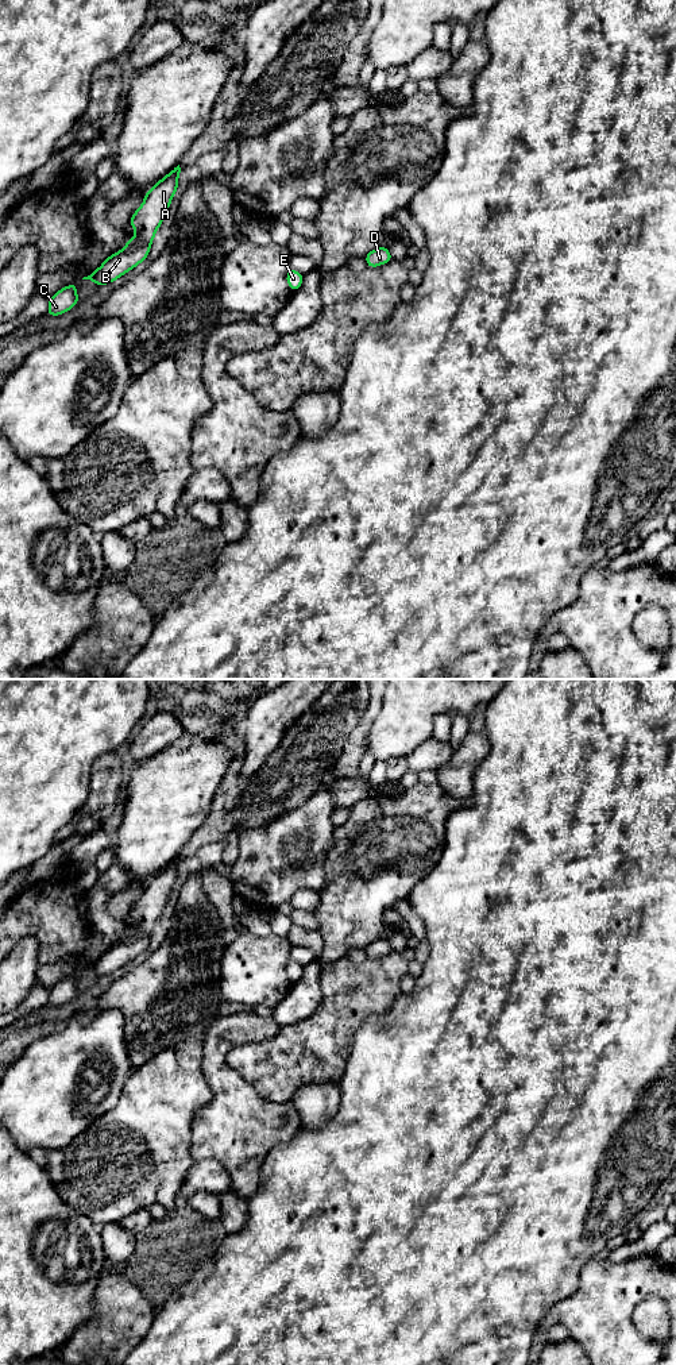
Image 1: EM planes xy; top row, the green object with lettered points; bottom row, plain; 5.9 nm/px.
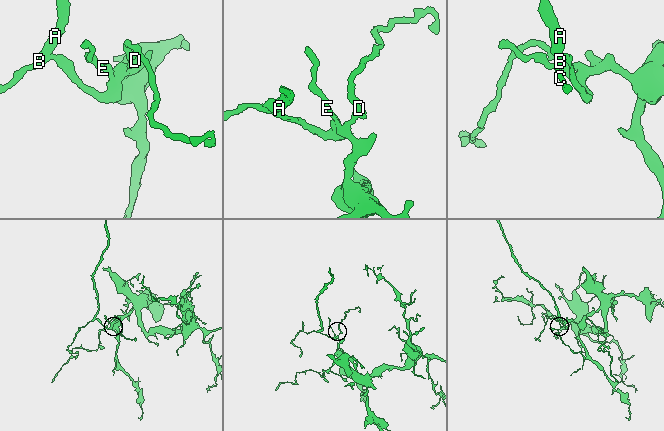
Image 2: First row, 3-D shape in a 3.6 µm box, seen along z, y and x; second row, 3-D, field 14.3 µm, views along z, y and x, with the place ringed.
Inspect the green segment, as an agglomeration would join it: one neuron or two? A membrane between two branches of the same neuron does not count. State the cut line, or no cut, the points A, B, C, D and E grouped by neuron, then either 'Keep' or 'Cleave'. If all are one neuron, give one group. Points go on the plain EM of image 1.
Split along xy (150, 933), (126, 940). Groups: A / B C D E. Cleave

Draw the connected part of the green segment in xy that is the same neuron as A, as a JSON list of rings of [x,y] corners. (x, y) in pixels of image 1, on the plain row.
[[[178,856],[144,884],[144,892],[130,911],[135,921],[135,929],[125,933],[125,940],[152,934],[154,928],[170,898],[173,887],[178,880],[179,864],[181,859]]]

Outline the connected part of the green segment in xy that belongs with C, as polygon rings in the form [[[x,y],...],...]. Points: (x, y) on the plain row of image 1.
[[[73,973],[69,978],[58,982],[51,990],[49,990],[49,1002],[46,1006],[58,1007],[70,1002],[78,995],[77,978]]]

